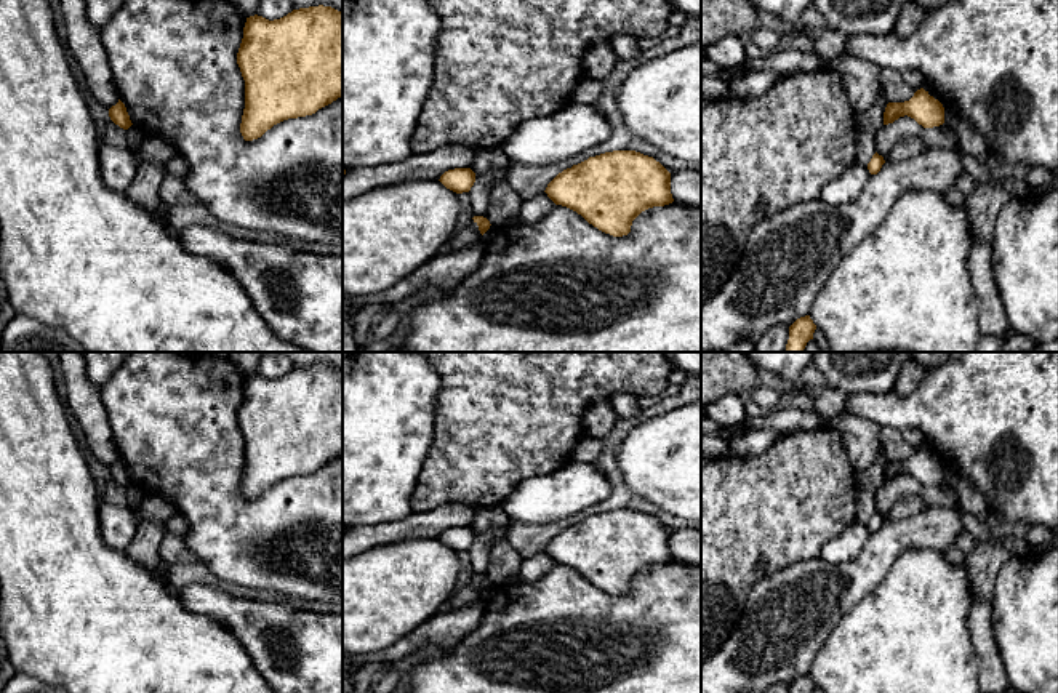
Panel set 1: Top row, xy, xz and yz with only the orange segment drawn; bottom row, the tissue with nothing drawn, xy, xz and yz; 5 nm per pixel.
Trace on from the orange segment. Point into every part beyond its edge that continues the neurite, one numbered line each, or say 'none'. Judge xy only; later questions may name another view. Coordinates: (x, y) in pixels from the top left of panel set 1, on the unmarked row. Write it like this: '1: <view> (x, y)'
none

